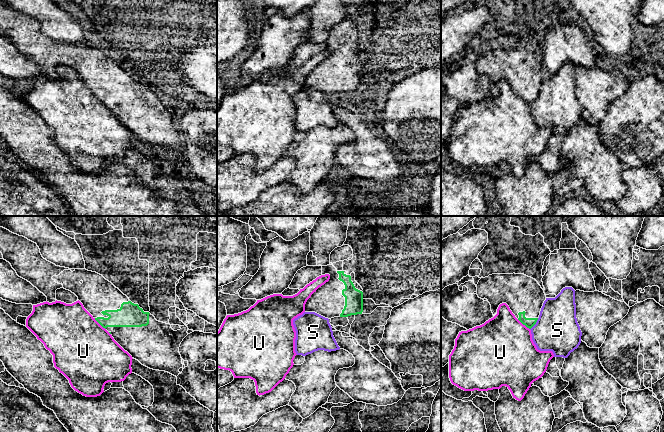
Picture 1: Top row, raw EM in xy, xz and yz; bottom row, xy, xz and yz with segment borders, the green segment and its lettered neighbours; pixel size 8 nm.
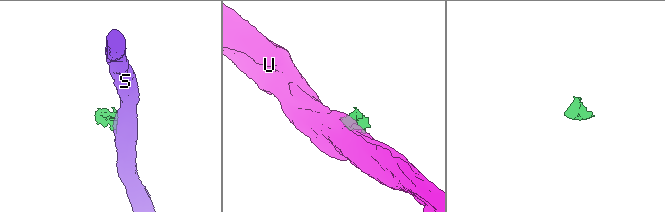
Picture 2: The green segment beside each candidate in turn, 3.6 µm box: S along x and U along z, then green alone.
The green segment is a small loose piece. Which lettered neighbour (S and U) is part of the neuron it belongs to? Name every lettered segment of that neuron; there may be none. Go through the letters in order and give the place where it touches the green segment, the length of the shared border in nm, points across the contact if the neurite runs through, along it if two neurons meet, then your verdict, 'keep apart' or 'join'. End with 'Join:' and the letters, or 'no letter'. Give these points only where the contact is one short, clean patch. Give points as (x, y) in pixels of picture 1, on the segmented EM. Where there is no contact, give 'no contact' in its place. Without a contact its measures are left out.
S: meets green in yz at (535, 323); contact 120 nm long; border along yz (538, 318), (530, 329); keep apart
U: meets green in xy at (100, 324); contact 130 nm long; border along xy (94, 318), (105, 329); keep apart
Join: no letter

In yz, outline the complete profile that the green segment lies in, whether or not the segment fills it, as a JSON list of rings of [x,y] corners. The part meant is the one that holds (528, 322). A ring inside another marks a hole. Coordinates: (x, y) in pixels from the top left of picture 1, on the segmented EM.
[[[492,274],[481,278],[477,295],[487,299],[495,316],[500,304],[506,303],[515,317],[531,329],[537,322],[546,295],[538,282],[524,274]]]

